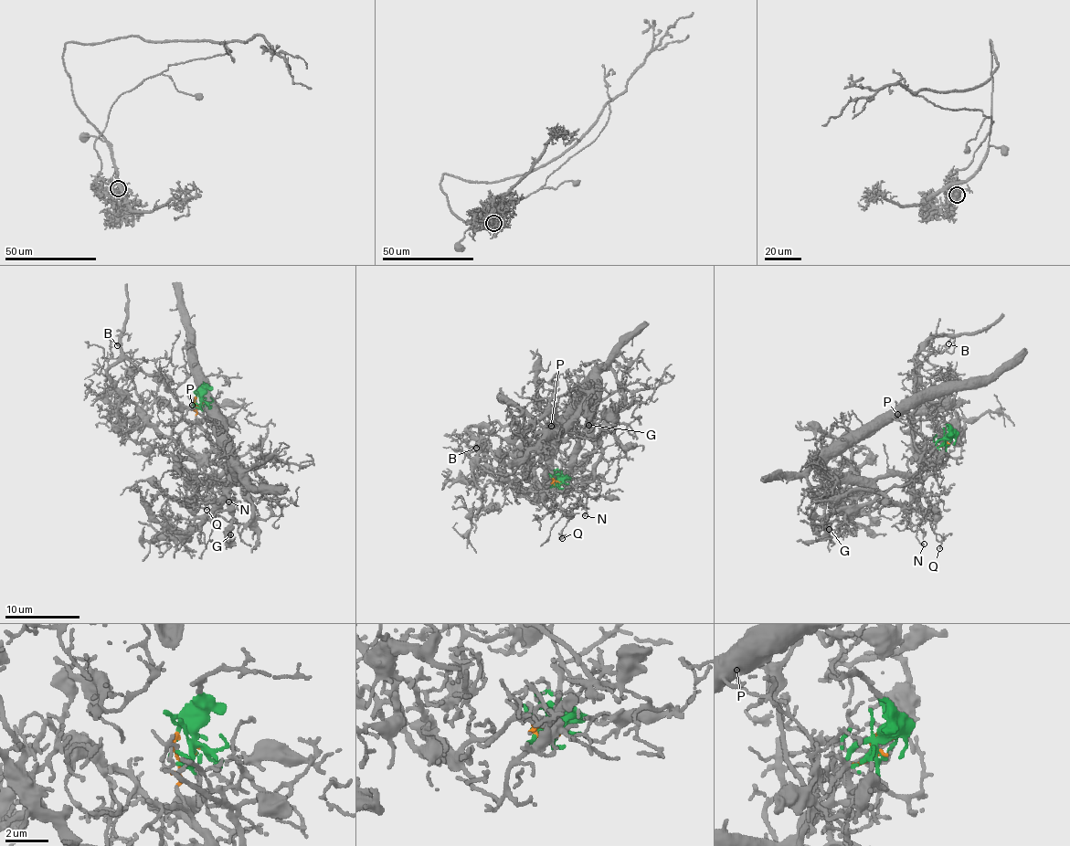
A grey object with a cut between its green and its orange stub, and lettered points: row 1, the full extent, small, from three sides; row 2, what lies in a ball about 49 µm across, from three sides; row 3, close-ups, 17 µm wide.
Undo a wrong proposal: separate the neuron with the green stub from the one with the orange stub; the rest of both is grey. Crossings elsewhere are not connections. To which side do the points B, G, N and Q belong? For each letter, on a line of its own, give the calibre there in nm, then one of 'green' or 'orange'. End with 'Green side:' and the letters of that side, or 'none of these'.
B: 110 nm thick; green
G: 140 nm thick; orange
N: 130 nm thick; green
Q: 180 nm thick; green
Green side: B, N, Q

